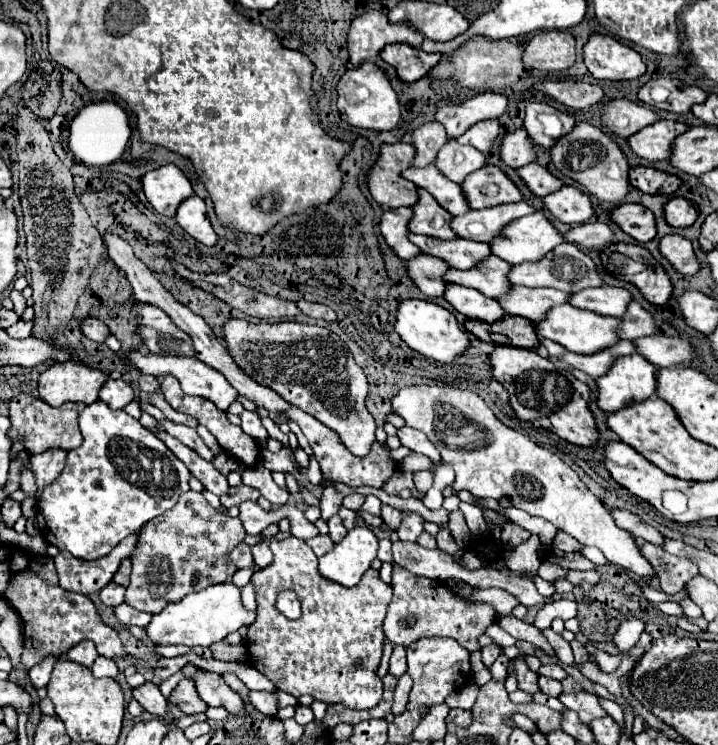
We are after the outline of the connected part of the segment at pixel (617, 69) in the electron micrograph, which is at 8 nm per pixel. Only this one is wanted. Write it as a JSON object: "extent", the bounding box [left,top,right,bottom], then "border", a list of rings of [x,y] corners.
{"extent":[584,34,646,80],"border":[[[594,34],[586,42],[584,64],[600,80],[632,80],[646,72],[646,64],[636,50],[602,34]]]}

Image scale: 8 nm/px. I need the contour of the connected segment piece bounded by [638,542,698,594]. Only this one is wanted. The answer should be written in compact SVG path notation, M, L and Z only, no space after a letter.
M640 542L638 550L654 566L660 586L666 594L676 594L684 590L684 582L690 582L698 574L694 562L680 556L672 556L660 546L654 546L650 542Z

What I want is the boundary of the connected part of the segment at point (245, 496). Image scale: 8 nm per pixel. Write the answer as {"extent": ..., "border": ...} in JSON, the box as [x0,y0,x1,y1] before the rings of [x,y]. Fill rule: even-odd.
{"extent":[220,484,260,508],"border":[[[240,484],[236,488],[230,488],[228,494],[220,496],[220,502],[222,502],[224,508],[232,508],[232,506],[240,506],[240,502],[244,502],[244,500],[254,500],[256,502],[258,496],[260,496],[260,492],[256,488]]]}

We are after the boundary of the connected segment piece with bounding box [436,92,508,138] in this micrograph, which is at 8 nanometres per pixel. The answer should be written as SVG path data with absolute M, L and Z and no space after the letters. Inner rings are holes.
M484 92L458 106L440 106L436 112L436 120L444 124L450 138L458 138L480 120L500 118L506 108L508 96L500 92Z

